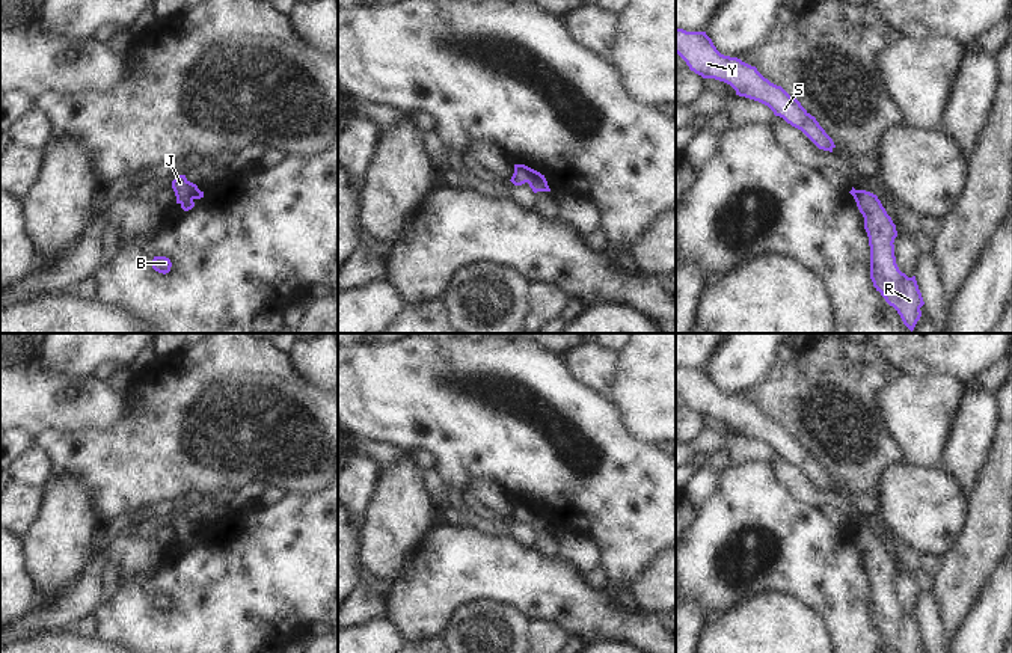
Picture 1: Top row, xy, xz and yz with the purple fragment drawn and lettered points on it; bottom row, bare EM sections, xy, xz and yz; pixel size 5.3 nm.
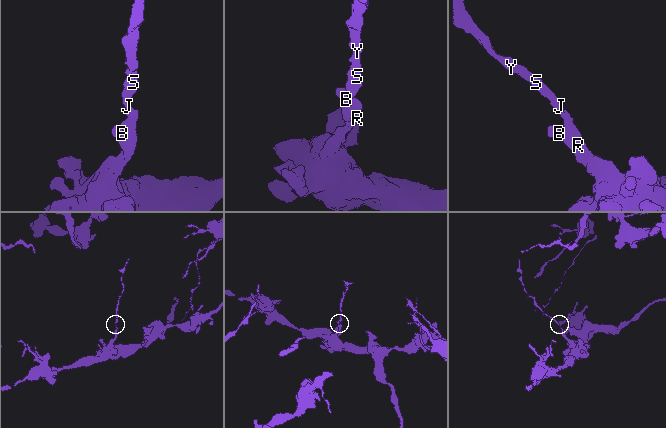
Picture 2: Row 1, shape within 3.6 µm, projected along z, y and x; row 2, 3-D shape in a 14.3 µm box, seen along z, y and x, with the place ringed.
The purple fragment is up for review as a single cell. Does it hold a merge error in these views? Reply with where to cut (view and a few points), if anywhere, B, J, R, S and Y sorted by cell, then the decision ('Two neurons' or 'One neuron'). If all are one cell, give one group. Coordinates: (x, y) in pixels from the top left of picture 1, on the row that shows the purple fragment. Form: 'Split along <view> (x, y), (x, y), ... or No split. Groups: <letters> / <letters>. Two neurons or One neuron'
No split. Groups: B J R S Y. One neuron

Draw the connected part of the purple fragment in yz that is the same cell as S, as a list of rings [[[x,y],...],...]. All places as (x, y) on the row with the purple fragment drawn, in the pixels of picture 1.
[[[676,27],[676,53],[703,78],[724,81],[736,90],[736,95],[768,106],[775,116],[801,130],[819,149],[833,152],[836,148],[816,118],[796,98],[765,78],[756,66],[721,54],[706,32],[686,32]]]

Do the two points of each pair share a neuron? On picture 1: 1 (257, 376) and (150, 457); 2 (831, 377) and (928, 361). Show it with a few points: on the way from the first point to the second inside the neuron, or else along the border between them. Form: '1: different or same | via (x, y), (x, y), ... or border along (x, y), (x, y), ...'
1: same | via (230, 403), (207, 403), (177, 433)
2: different | border along (874, 349), (887, 362)

